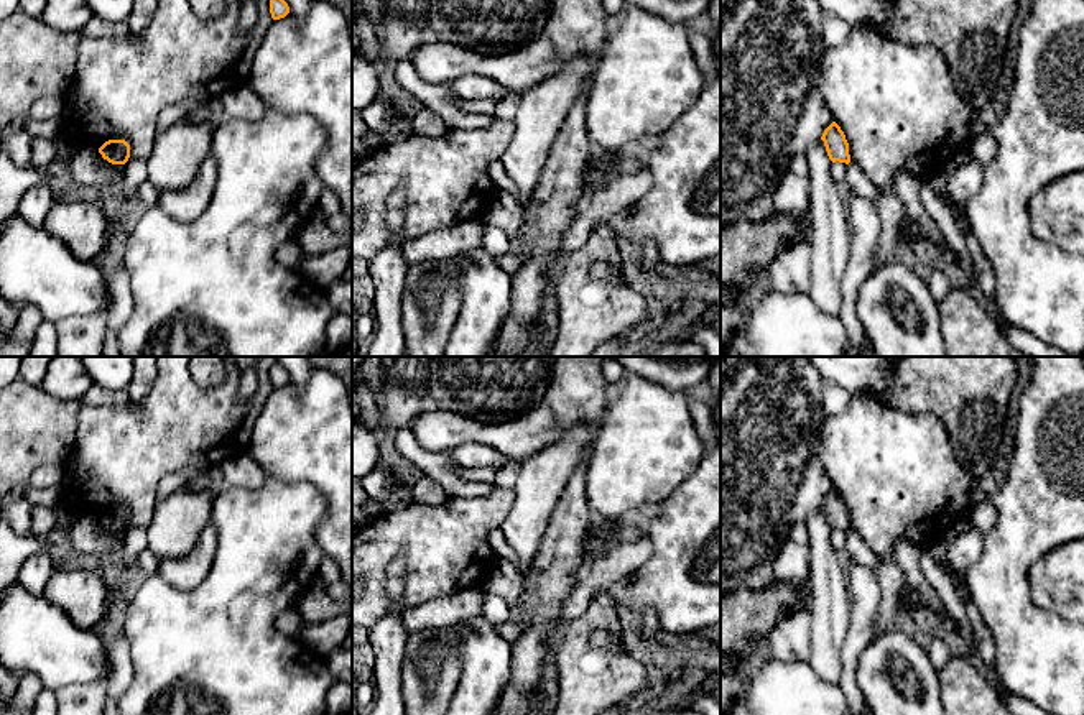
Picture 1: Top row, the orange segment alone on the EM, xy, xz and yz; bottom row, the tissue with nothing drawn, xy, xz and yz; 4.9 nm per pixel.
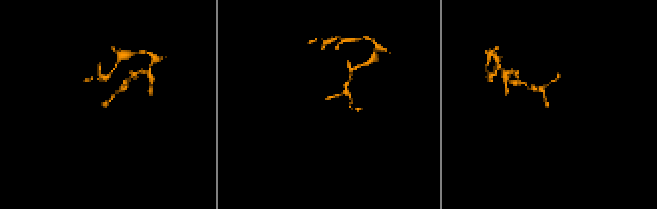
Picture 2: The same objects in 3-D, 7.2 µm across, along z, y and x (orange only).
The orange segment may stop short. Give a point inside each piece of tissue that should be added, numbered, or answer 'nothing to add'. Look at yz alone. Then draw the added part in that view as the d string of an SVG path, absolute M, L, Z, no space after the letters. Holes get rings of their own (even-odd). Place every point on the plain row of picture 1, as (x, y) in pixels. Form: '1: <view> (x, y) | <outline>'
nothing to add

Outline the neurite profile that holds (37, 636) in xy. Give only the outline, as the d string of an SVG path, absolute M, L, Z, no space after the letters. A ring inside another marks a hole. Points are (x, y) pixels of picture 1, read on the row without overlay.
M18 580L0 592L0 664L18 676L33 672L49 690L89 684L105 677L110 671L102 639L94 631L77 628L61 608L43 597L33 597Z

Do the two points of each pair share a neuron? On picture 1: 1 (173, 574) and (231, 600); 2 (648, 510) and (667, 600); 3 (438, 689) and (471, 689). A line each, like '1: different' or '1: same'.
1: different
2: different
3: different

